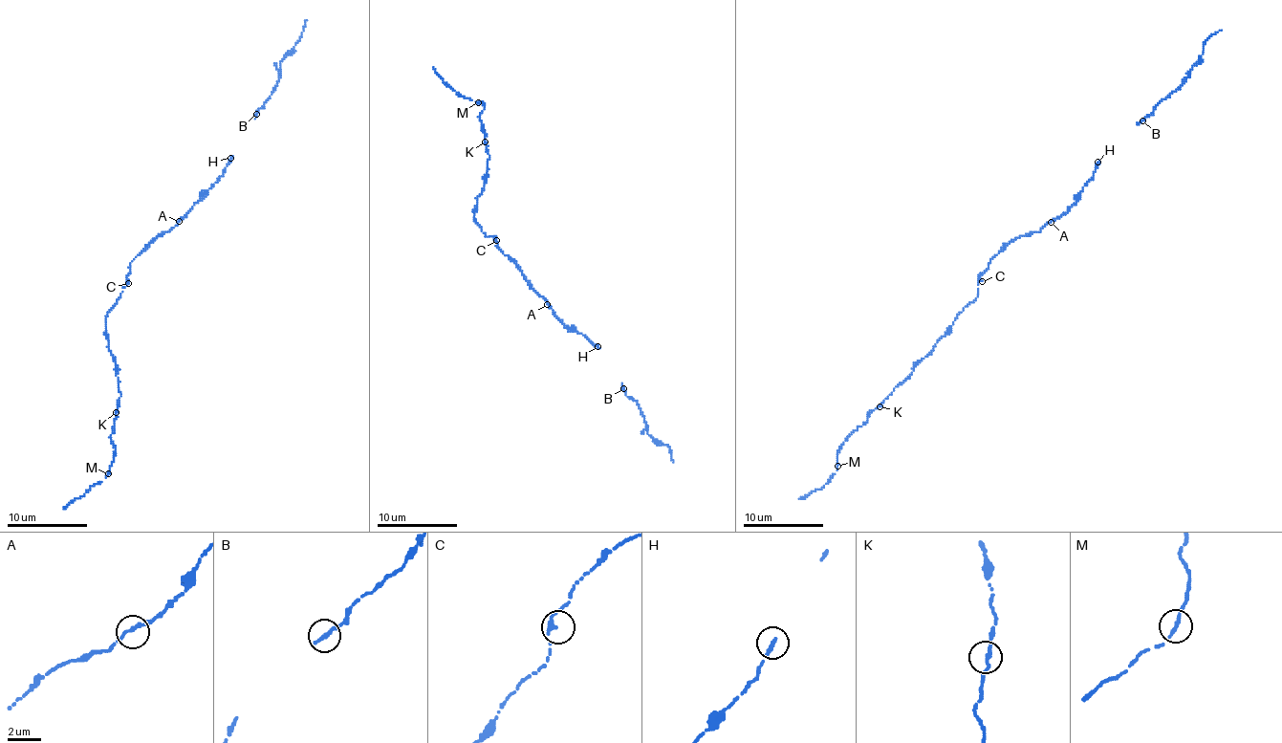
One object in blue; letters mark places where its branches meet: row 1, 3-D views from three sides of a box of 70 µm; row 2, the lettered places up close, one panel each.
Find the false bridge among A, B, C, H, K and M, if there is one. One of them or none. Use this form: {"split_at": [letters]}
{"split_at": []}

